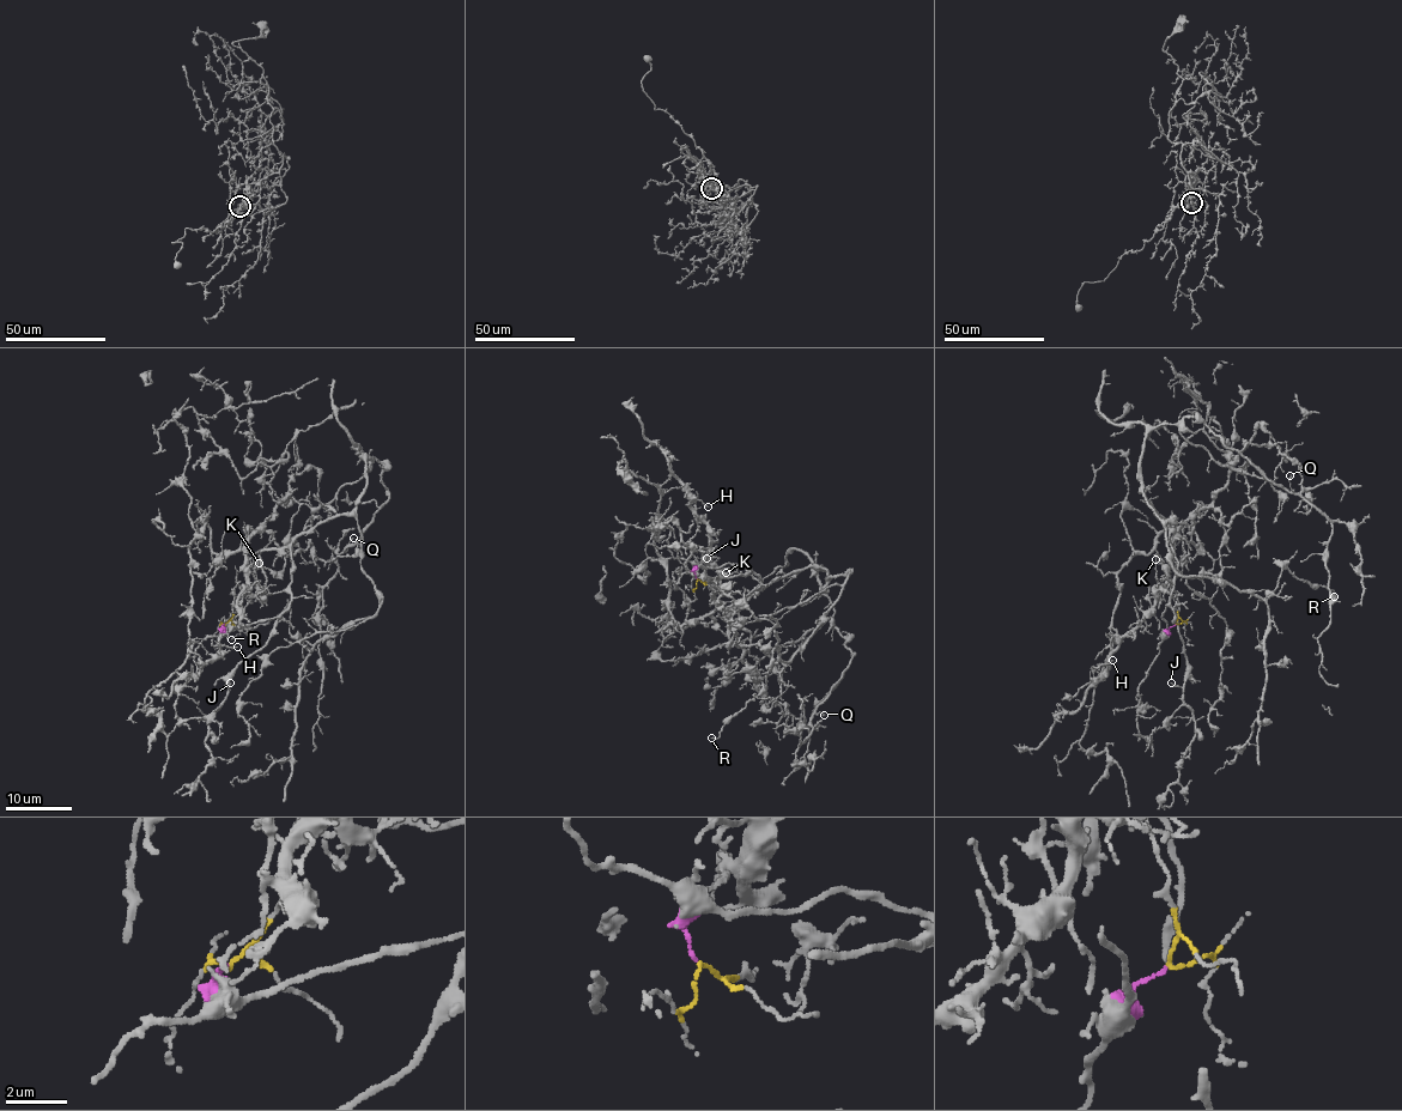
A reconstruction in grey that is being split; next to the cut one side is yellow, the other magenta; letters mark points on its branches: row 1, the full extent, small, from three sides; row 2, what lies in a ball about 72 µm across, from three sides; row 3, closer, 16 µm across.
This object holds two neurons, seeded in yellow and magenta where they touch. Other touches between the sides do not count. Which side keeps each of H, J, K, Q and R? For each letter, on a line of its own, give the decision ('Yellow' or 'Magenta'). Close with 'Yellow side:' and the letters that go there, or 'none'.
H: Yellow
J: Magenta
K: Yellow
Q: Magenta
R: Magenta
Yellow side: H, K

